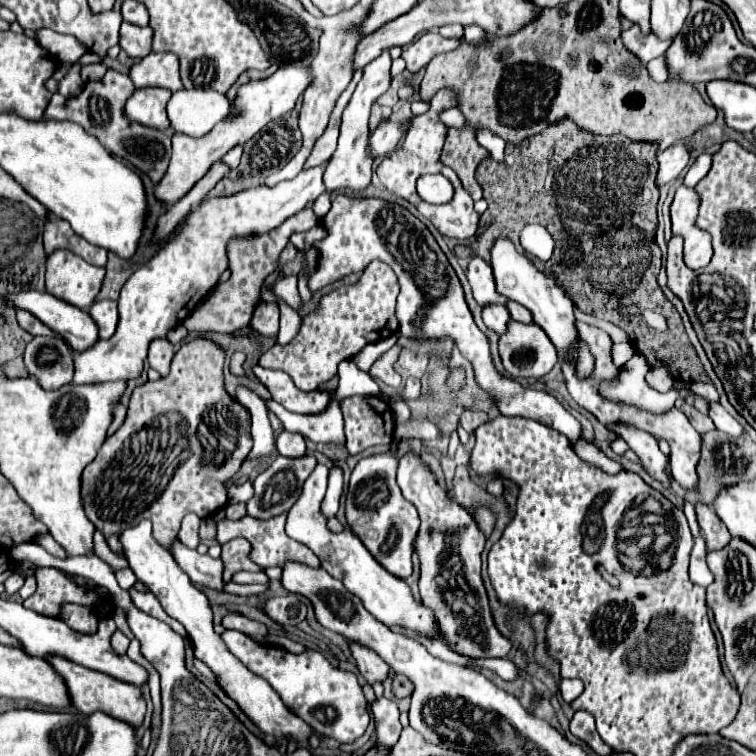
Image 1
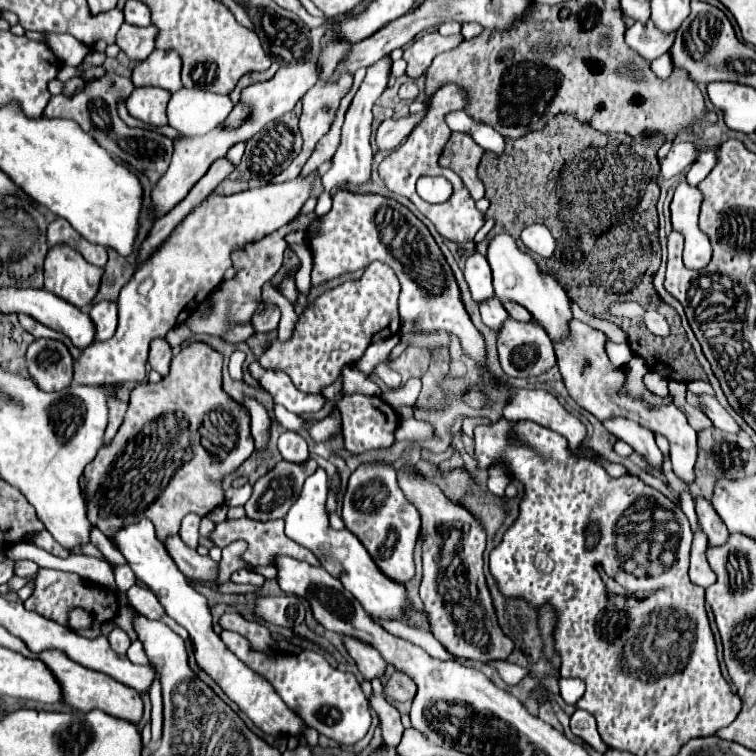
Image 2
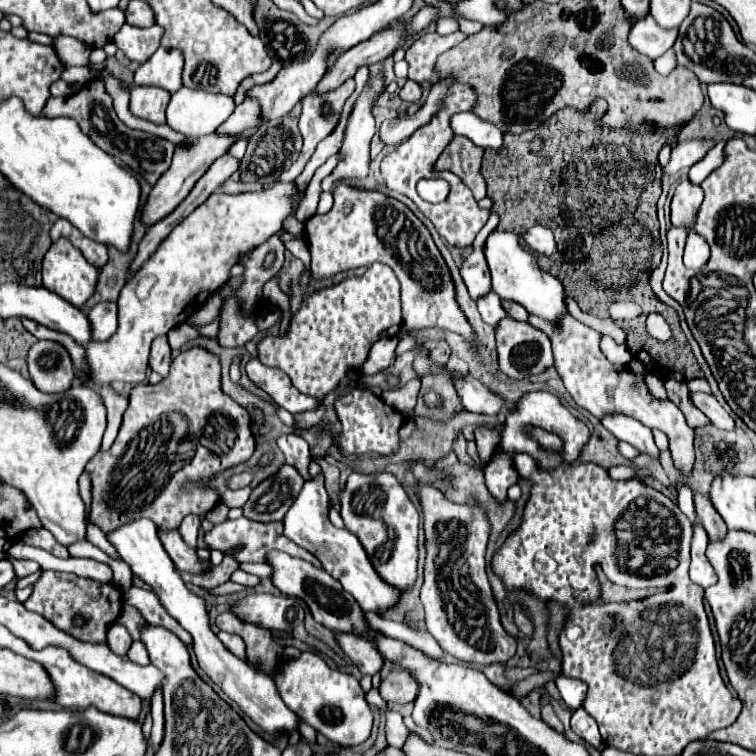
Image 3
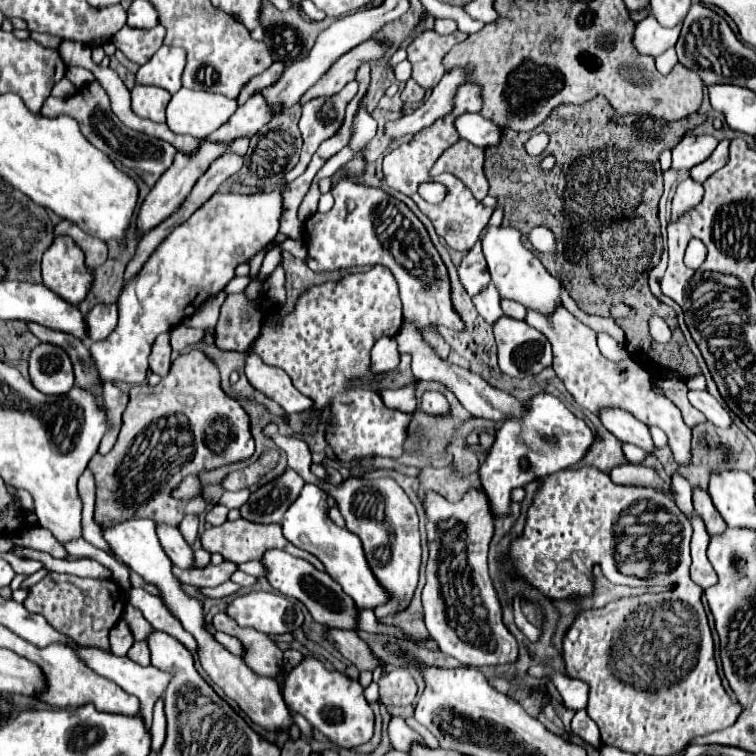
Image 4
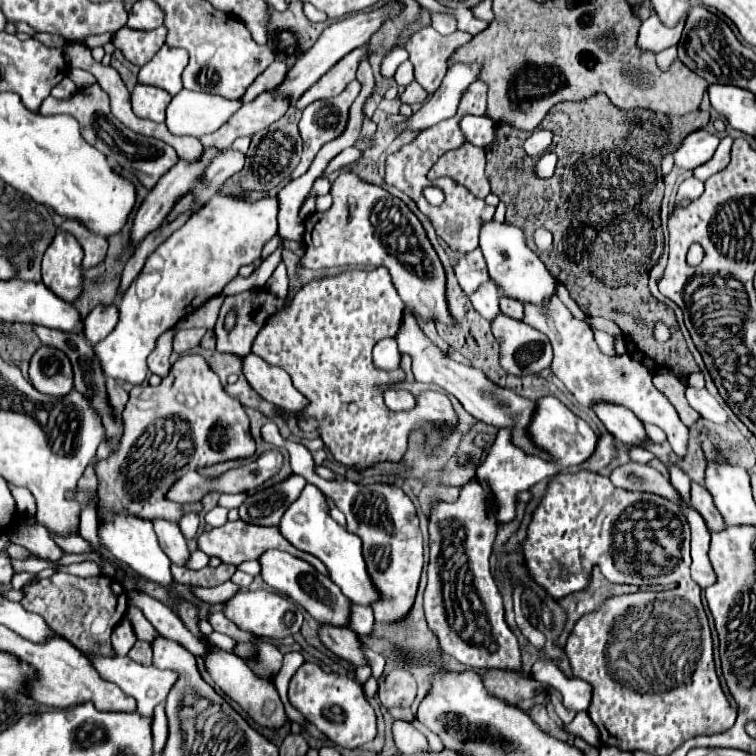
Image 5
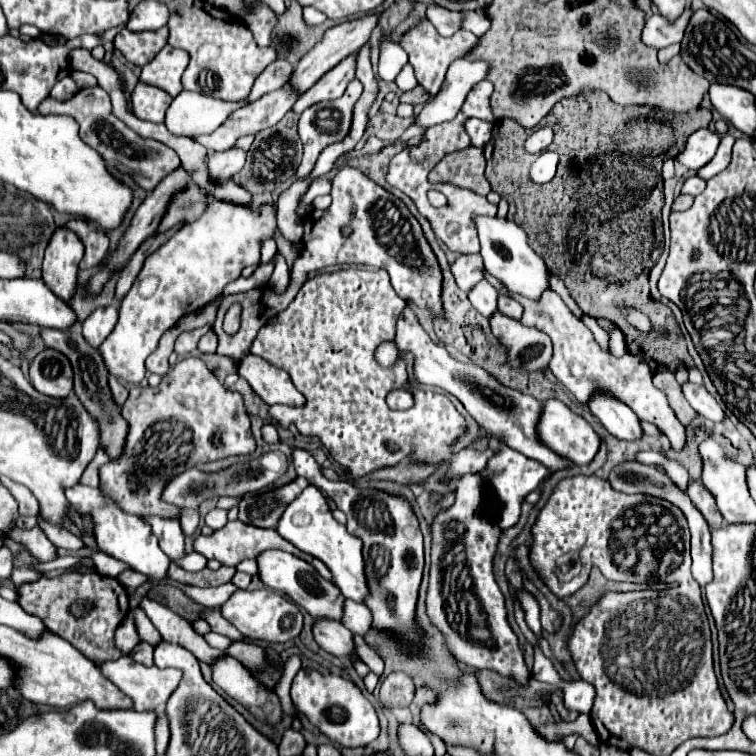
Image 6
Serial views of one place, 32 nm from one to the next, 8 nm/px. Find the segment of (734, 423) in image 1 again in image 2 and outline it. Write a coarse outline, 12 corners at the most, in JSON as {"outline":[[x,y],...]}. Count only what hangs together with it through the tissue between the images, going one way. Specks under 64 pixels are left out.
{"outline":[[700,394],[700,408],[724,432],[738,432],[736,420],[714,396]]}

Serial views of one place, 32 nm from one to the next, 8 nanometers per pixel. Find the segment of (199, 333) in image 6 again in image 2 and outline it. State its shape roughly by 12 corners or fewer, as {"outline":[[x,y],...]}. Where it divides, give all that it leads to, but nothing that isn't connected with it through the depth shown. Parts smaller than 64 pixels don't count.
{"outline":[[180,324],[166,336],[172,348],[182,346],[190,336],[186,324]]}

